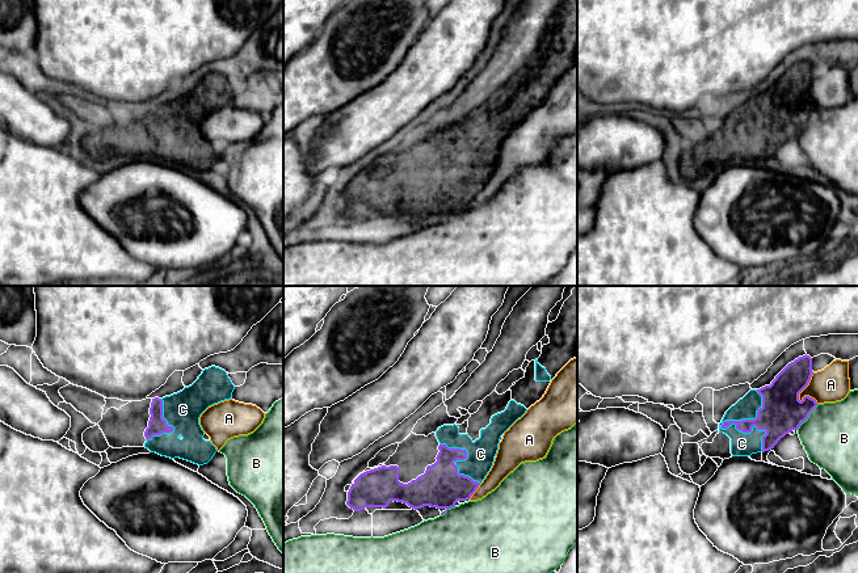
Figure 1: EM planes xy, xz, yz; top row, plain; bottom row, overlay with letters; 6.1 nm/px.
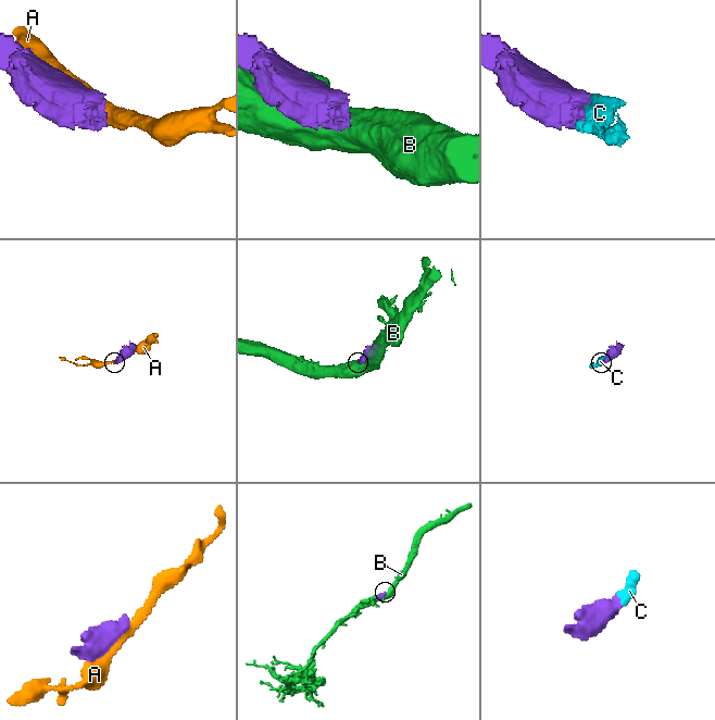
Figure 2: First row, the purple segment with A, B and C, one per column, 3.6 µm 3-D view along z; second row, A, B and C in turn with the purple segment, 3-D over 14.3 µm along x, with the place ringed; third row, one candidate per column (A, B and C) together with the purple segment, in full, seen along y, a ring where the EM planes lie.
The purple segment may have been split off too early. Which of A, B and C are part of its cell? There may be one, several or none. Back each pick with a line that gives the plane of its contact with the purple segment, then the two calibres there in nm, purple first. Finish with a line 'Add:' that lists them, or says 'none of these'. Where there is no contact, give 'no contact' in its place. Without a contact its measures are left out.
C: yz | 220/140 nm
Add: C

